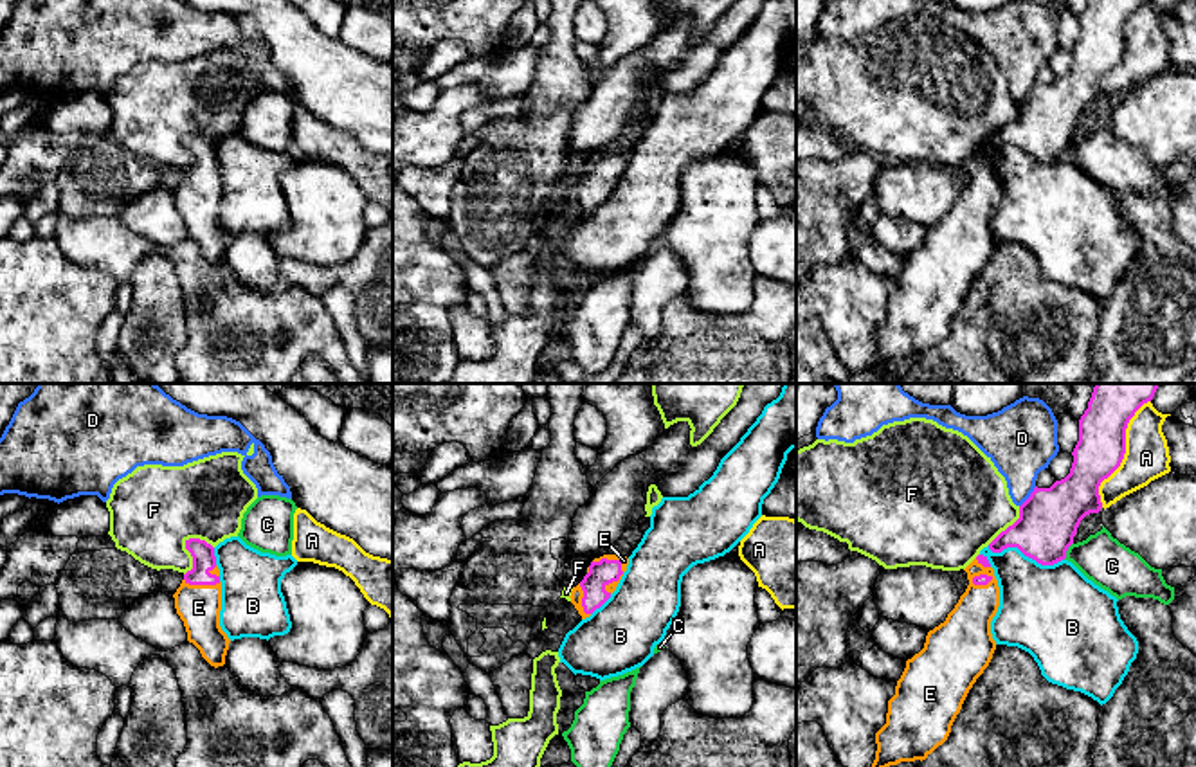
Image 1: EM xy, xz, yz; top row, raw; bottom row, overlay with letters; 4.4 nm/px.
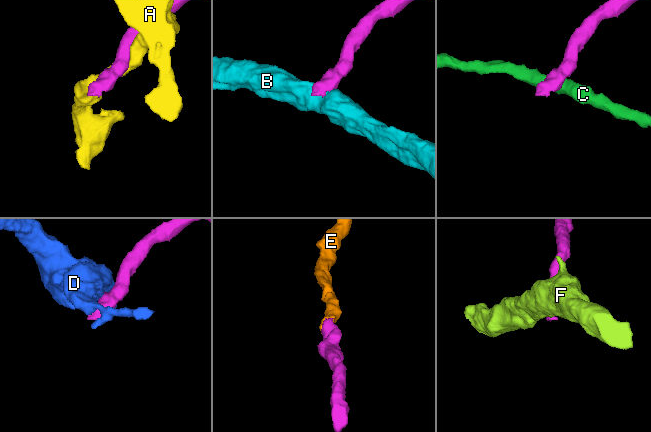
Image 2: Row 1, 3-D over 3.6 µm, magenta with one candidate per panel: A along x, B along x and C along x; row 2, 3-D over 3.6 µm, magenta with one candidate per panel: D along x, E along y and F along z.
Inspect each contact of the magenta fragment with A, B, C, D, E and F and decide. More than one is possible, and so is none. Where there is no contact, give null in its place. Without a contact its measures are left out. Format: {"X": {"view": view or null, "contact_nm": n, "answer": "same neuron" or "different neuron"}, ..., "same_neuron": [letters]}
{"A": {"view": "yz", "contact_nm": 500, "answer": "different neuron"}, "B": {"view": "yz", "contact_nm": 360, "answer": "different neuron"}, "C": {"view": "yz", "contact_nm": 90, "answer": "different neuron"}, "D": {"view": "yz", "contact_nm": 120, "answer": "different neuron"}, "E": {"view": "xz", "contact_nm": 170, "answer": "same neuron"}, "F": {"view": "xy", "contact_nm": 190, "answer": "different neuron"}, "same_neuron": ["E"]}

